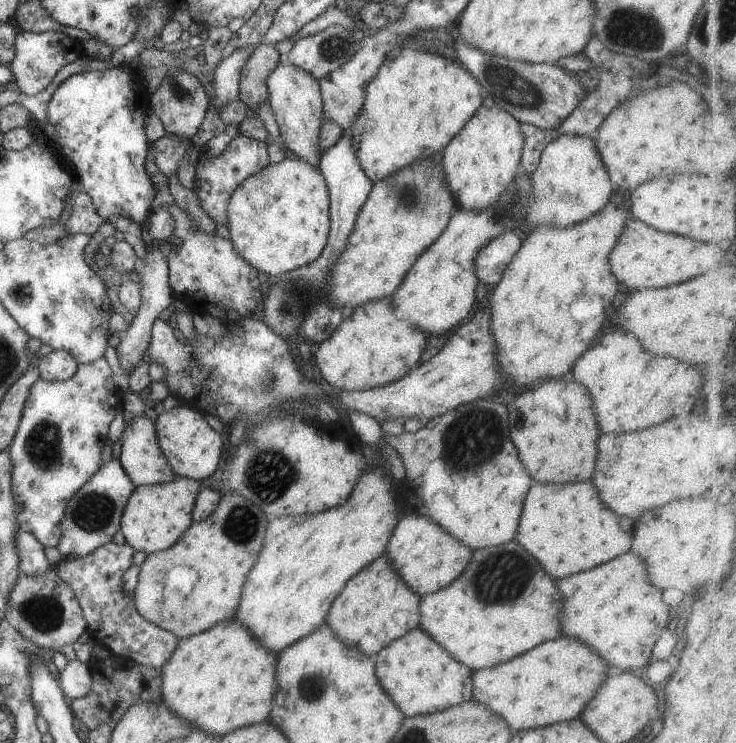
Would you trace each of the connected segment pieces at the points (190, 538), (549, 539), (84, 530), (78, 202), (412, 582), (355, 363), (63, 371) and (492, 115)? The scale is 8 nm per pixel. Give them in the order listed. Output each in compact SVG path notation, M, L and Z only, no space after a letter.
M222 494L207 518L192 522L171 546L145 557L132 596L137 612L177 639L234 618L246 574L261 550L268 519L250 500Z
M584 480L581 482L565 483L564 485L558 484L535 484L533 483L529 490L526 492L524 501L522 502L522 509L520 512L520 517L518 520L518 525L516 528L516 533L514 539L538 562L540 568L543 568L545 572L553 579L562 579L566 576L575 574L579 571L587 570L591 567L599 565L599 562L604 563L607 560L615 558L617 555L623 554L630 550L630 544L632 539L632 527L634 526L634 521L630 518L619 516L609 510L606 506L603 506L603 502L599 502L599 496L597 496L597 490L595 486L589 482L589 480Z
M113 458L101 464L65 506L60 524L60 539L56 546L62 558L71 560L85 556L111 541L115 531L120 528L123 507L134 487L118 460Z
M75 186L71 188L71 200L67 201L67 195L64 204L71 206L71 213L67 222L63 225L64 231L68 235L85 234L90 236L97 230L102 222L102 218L96 213L95 207L92 205L91 197L87 193L80 193L75 190Z
M409 514L396 522L386 544L385 556L400 580L417 596L422 597L449 586L463 572L471 553L471 549L448 535L431 519L419 514Z
M390 297L373 302L367 301L354 306L352 314L342 319L329 338L322 340L315 353L315 362L320 375L333 390L362 391L373 387L382 387L399 380L415 365L427 344L427 334L416 329L407 319L398 319Z
M53 349L48 354L37 358L36 368L41 379L64 381L75 374L78 364L66 350Z
M495 105L477 108L442 148L444 179L457 207L477 212L495 203L499 194L519 173L523 143L520 122L513 115Z

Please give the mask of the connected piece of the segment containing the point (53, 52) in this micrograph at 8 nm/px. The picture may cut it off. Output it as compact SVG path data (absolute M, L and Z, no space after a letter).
M19 31L14 38L14 55L9 65L20 92L30 96L47 87L62 66L78 58L73 44L75 44L74 39L57 31L43 31L42 33Z

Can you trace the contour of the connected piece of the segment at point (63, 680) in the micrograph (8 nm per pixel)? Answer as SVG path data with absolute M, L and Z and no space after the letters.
M77 659L69 661L59 671L59 688L69 702L84 697L89 692L92 685L90 680L88 663L79 662Z

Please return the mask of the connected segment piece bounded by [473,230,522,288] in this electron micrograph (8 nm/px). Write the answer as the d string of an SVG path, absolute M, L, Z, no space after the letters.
M521 231L501 233L477 251L473 261L474 271L487 288L499 282L511 256L521 246L521 238Z

